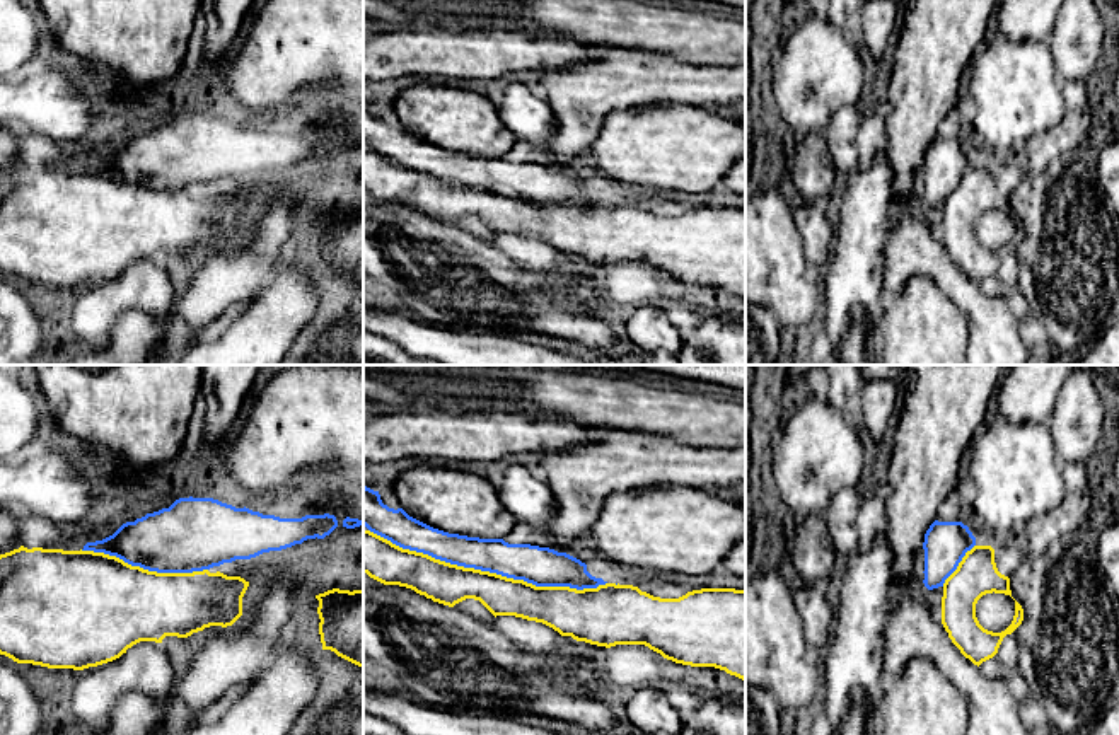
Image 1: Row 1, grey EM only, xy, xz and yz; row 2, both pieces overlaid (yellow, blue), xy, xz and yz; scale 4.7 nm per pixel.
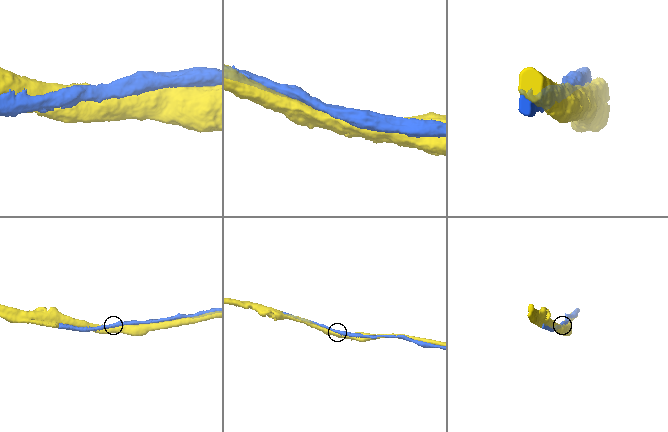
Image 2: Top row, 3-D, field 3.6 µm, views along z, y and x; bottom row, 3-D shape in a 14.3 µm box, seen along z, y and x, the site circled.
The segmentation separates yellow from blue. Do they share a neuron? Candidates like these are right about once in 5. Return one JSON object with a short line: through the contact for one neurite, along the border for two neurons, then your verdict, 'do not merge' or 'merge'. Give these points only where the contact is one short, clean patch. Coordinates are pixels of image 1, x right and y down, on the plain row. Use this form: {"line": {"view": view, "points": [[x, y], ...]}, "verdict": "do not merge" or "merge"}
{"verdict": "merge"}

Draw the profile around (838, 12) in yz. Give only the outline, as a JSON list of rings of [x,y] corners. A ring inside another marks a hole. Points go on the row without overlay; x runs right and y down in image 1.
[[[829,0],[827,19],[843,27],[853,14],[860,14],[865,0]]]

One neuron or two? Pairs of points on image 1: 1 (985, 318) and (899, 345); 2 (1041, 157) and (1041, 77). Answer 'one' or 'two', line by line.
1: two
2: two

